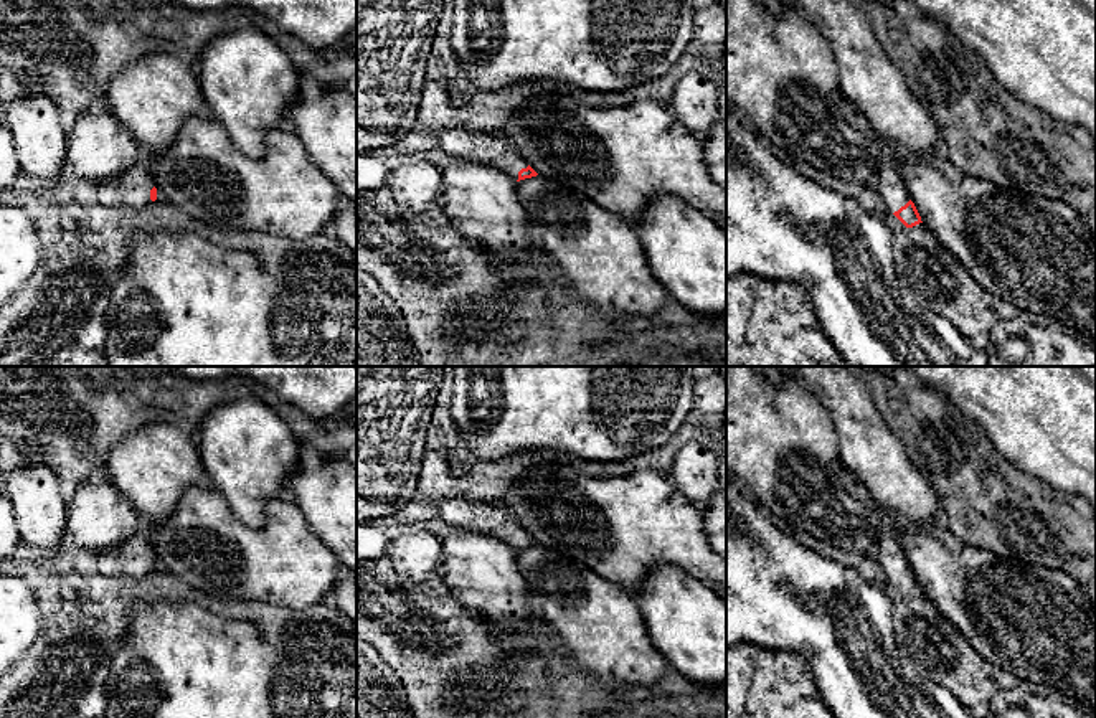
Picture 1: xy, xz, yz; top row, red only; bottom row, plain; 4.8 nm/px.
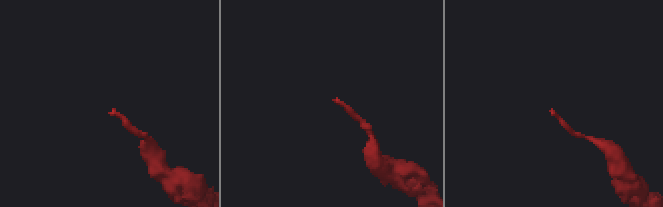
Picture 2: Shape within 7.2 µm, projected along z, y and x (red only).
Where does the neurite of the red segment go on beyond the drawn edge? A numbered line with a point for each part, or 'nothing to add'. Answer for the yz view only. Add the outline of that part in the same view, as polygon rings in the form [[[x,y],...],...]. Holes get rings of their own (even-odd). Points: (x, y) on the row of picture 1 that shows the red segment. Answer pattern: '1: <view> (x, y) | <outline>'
1: yz (888, 184) | [[[886,158],[880,163],[872,188],[881,196],[893,213],[909,201],[909,193],[898,167]]]

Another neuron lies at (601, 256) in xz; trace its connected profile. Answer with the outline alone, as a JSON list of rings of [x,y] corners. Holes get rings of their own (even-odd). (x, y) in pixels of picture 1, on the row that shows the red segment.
[[[540,175],[520,180],[517,193],[533,243],[560,262],[583,302],[659,320],[672,297],[654,277],[632,224]]]

